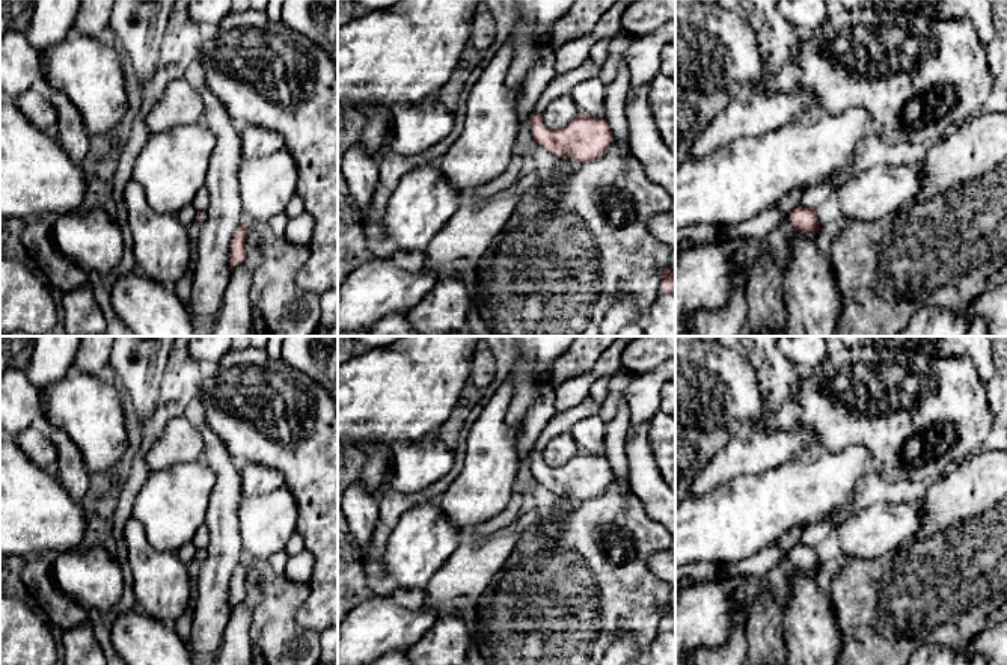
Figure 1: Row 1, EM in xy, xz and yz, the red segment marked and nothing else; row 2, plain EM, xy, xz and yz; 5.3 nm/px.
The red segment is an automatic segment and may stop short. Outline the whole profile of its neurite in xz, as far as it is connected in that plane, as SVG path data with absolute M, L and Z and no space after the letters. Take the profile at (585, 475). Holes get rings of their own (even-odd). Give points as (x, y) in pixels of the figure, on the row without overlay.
M588 397L579 406L564 413L556 413L535 443L529 457L532 477L556 496L568 495L576 501L583 501L605 493L612 483L614 475L606 457L579 451L568 463L559 467L547 466L543 458L544 446L550 439L570 431L583 418L597 416L600 407L601 403Z

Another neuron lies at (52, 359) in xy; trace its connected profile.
M36 336L26 375L39 392L74 372L81 336Z

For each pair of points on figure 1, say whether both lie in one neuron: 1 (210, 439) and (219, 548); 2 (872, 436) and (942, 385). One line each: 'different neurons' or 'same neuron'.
1: same neuron
2: same neuron

